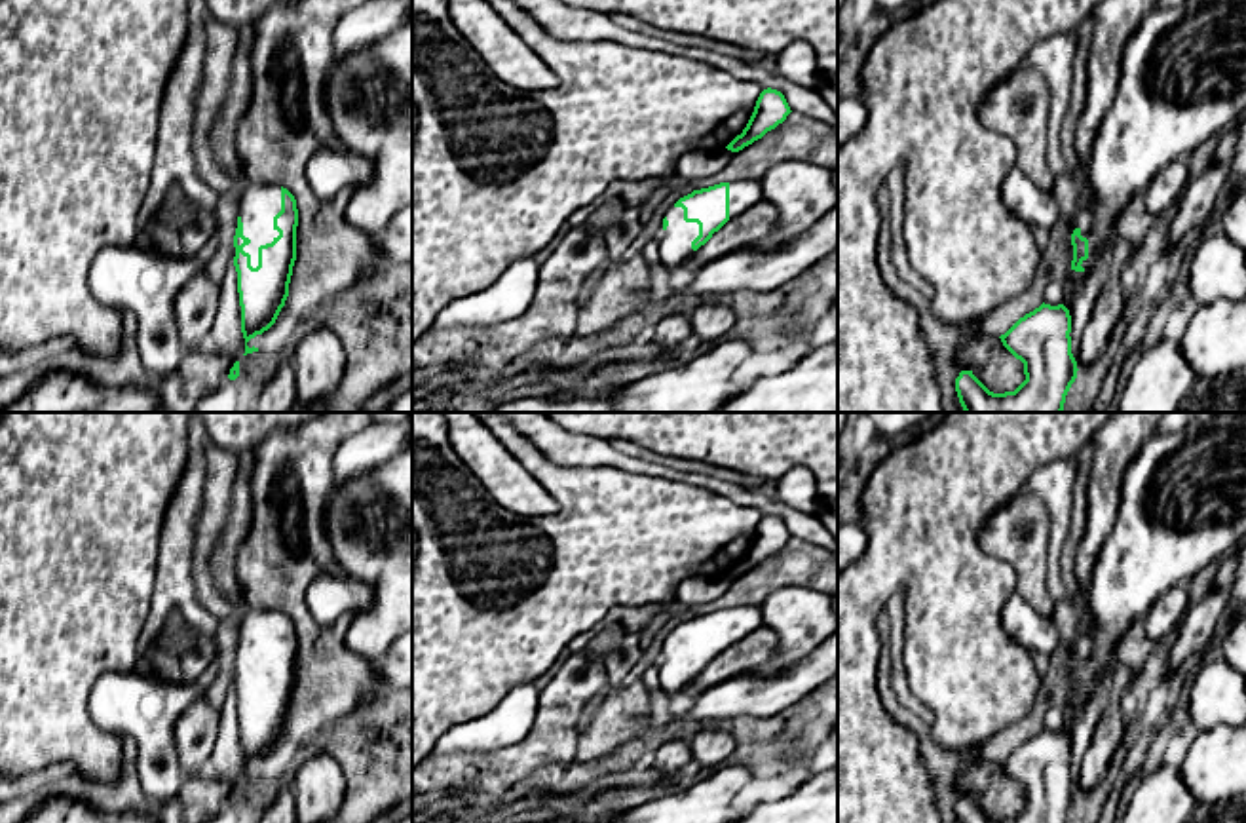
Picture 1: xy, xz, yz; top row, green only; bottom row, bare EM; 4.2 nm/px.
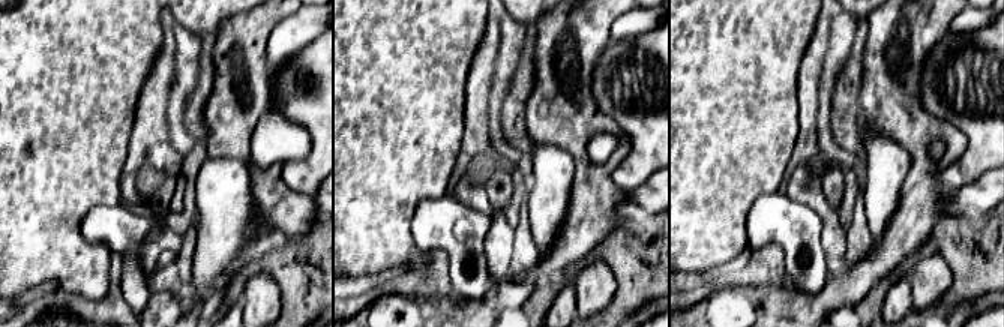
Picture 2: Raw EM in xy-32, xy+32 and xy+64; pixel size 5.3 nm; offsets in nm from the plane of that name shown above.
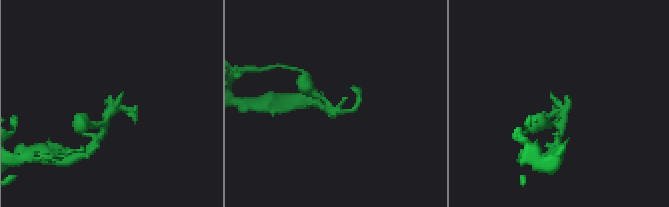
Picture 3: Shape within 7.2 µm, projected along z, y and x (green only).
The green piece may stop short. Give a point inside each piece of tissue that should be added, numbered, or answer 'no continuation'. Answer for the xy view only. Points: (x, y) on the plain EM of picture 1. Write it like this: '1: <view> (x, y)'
1: xy (261, 628)

